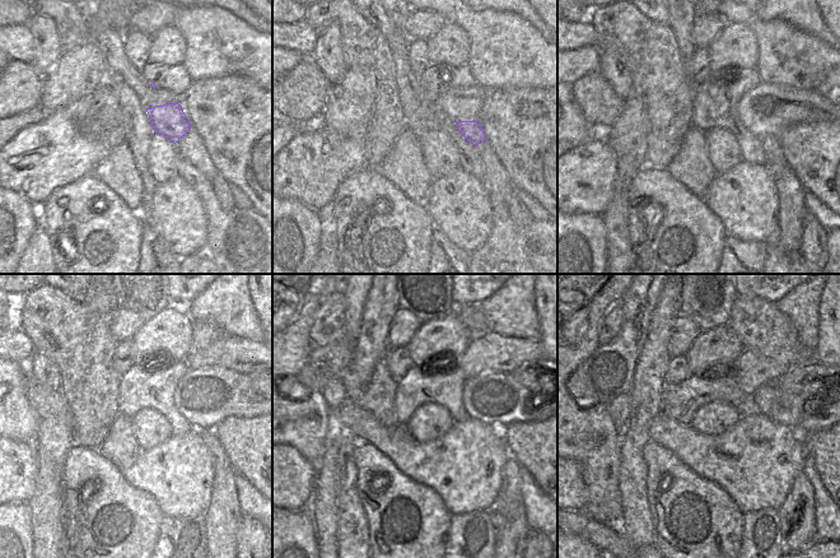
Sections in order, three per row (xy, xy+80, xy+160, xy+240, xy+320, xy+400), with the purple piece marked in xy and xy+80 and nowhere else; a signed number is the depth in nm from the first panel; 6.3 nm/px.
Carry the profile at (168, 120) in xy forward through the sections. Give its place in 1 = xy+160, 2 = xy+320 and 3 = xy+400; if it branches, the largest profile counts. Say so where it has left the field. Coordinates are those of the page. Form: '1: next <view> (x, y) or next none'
1: next xy+160 (774, 157)
2: next xy+320 (509, 497)
3: next xy+400 (797, 514)

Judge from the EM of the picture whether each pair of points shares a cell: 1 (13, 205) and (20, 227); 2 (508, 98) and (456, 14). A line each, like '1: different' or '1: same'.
1: same
2: different

